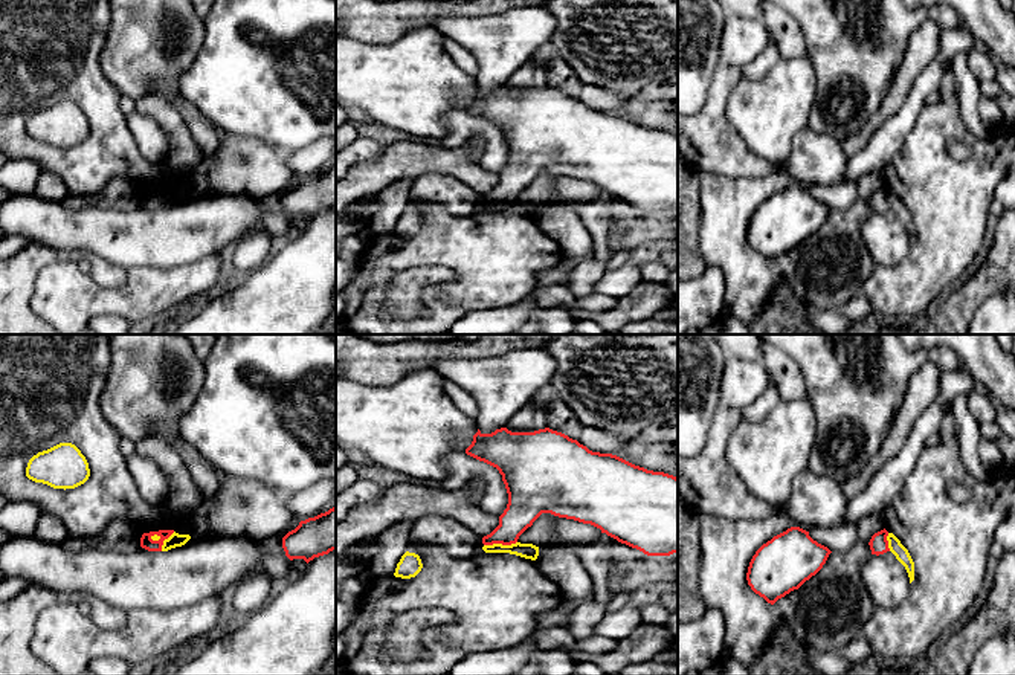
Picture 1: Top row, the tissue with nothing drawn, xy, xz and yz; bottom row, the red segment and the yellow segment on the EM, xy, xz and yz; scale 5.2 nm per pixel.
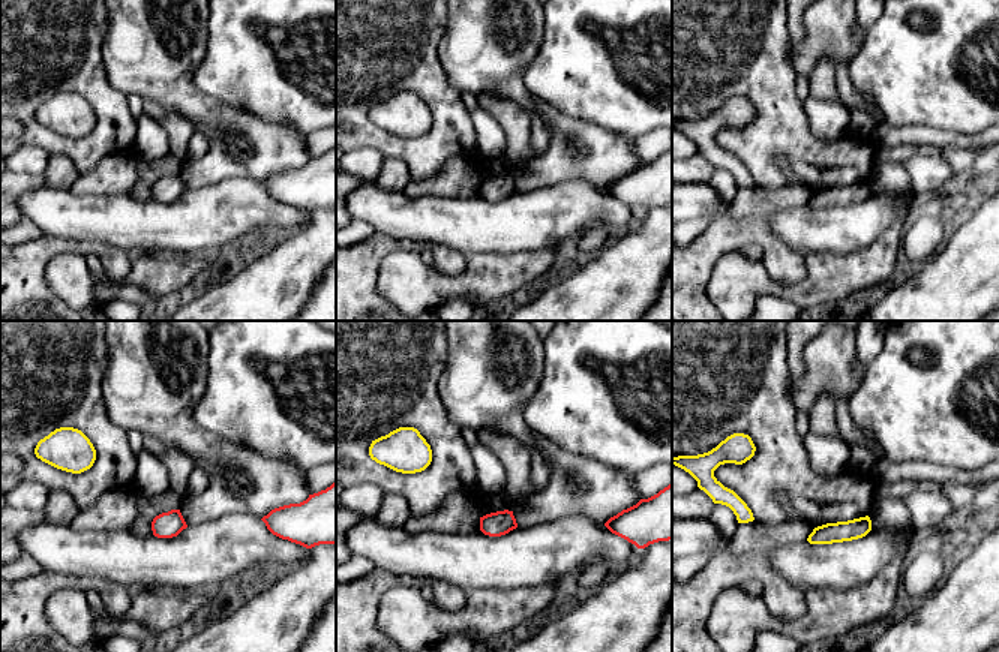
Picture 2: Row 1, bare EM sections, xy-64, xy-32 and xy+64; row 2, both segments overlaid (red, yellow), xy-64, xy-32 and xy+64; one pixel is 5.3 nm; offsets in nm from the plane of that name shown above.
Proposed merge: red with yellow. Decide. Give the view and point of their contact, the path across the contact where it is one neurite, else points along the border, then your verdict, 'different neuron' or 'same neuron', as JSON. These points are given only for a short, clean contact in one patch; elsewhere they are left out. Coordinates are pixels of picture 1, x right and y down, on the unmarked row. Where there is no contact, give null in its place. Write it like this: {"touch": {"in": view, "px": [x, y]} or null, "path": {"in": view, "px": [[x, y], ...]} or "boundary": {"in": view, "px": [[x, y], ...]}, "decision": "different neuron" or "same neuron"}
{"touch": {"in": "xz", "px": [499, 200]}, "boundary": {"in": "xz", "px": [[516, 199], [484, 203]]}, "decision": "different neuron"}

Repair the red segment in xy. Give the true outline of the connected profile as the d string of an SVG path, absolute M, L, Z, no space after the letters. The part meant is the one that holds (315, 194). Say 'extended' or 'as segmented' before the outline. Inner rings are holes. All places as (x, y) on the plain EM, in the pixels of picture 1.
as segmented; M336 163L325 171L301 179L282 195L282 206L290 218L304 217L307 221L336 208Z

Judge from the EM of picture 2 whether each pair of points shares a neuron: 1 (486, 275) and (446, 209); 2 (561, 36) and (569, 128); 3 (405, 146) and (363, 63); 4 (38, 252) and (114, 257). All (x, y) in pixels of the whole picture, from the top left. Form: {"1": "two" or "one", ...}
{"1": "two", "2": "two", "3": "one", "4": "one"}

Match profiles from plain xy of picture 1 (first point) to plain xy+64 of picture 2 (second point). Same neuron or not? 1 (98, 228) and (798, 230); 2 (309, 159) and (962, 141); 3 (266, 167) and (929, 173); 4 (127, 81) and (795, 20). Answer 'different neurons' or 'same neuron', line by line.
1: same neuron
2: different neurons
3: same neuron
4: different neurons

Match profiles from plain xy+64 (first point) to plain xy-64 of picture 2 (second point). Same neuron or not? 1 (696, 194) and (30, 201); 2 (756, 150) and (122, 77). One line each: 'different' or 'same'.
1: same
2: different

